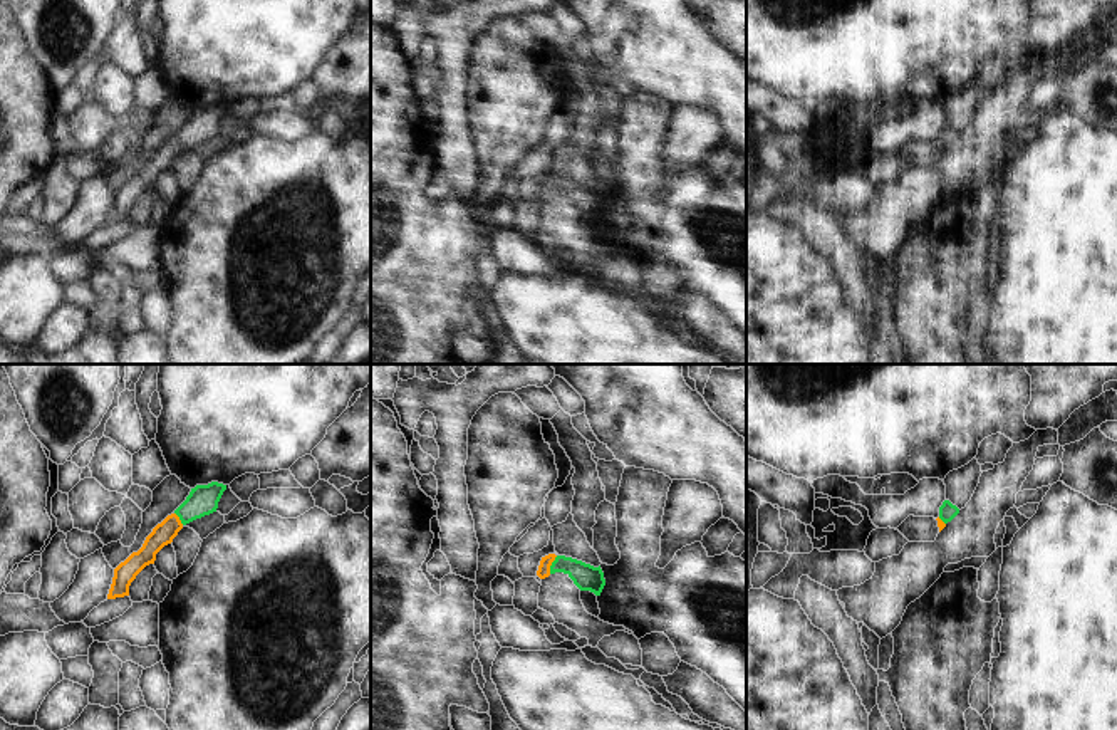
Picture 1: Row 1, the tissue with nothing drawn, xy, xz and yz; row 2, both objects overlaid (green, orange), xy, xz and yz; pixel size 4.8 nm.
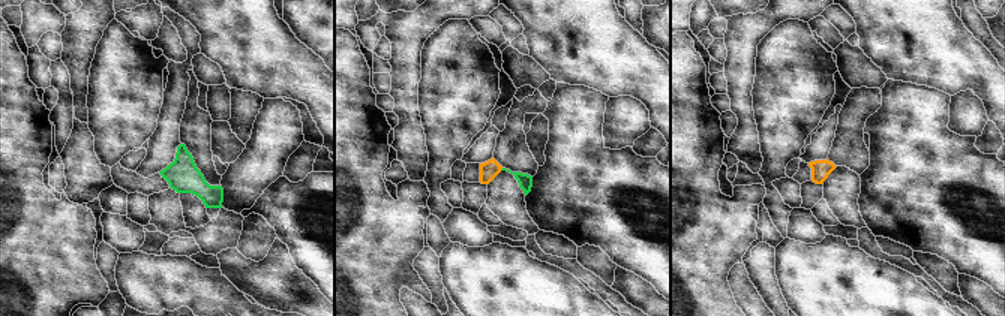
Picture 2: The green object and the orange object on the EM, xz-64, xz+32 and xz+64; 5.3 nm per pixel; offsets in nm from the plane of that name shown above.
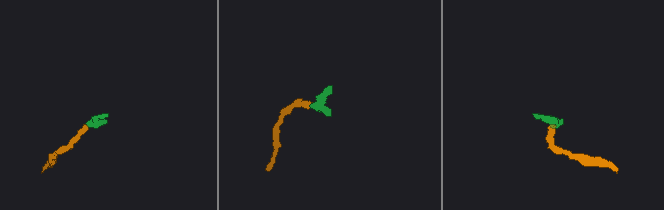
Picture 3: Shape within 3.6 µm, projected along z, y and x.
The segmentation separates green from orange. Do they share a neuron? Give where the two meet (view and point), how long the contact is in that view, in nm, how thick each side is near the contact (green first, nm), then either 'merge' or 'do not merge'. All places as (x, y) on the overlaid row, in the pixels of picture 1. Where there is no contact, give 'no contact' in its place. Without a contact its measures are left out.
xz (552, 564) | 100 nm | 130/60 nm | merge

